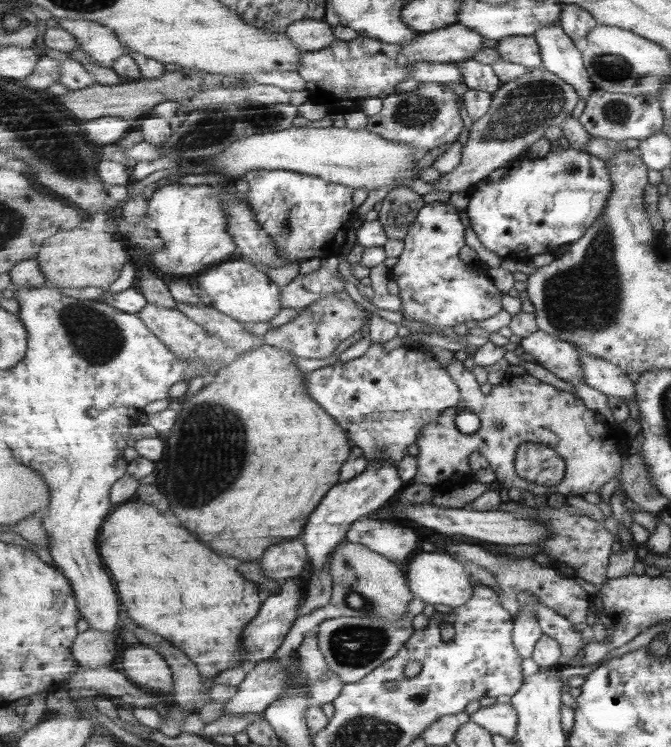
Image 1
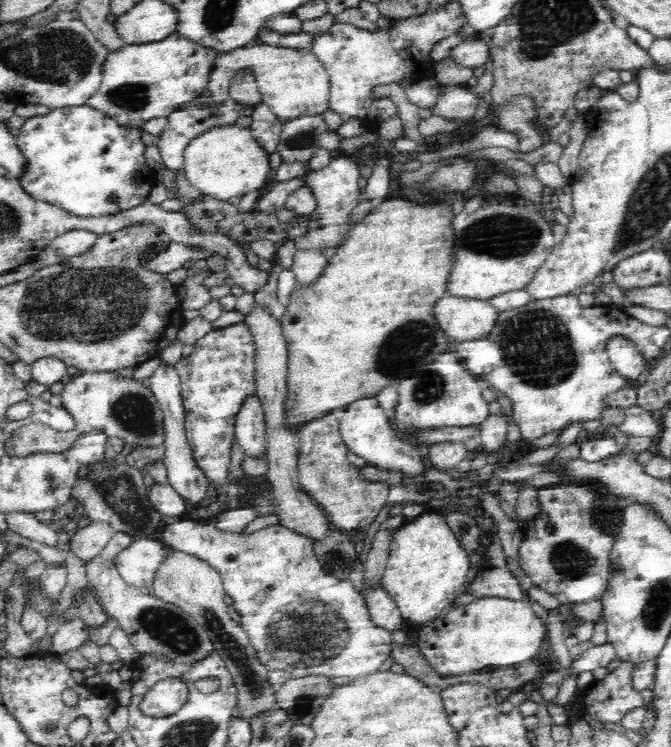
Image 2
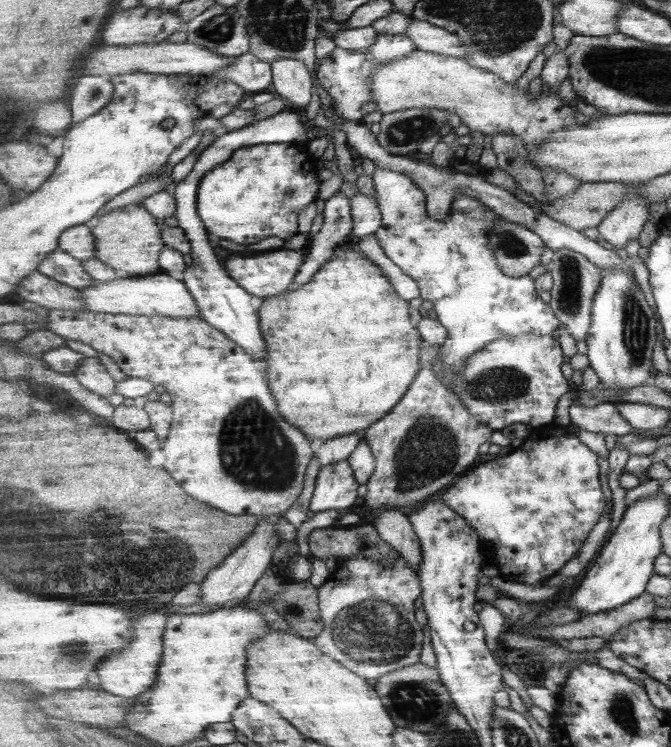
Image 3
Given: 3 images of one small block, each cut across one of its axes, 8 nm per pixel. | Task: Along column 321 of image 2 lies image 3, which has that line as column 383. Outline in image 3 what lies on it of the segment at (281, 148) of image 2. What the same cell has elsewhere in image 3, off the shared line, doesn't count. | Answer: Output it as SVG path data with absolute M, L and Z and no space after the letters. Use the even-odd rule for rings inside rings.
M412 108L383 114L379 123L377 140L379 146L390 151L392 155L411 157L420 150L420 146L435 134L443 134L447 130L462 124L462 118L449 110L441 108Z

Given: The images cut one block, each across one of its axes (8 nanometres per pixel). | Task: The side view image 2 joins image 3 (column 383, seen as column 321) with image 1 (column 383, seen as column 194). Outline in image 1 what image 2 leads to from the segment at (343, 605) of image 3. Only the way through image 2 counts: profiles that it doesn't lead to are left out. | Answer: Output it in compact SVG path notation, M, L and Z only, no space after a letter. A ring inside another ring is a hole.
M371 516L354 522L346 540L379 552L381 556L396 562L403 570L414 557L413 552L419 548L419 536L411 528L397 526L393 522L371 520Z

